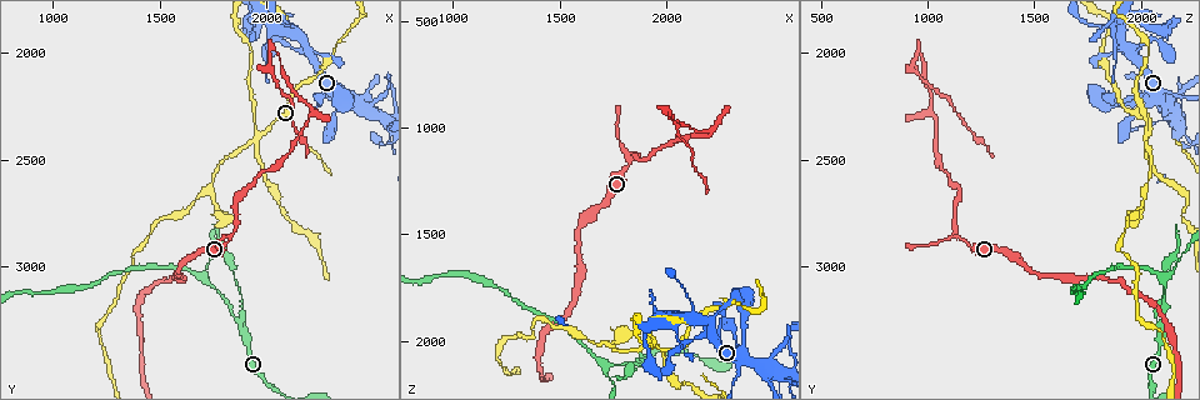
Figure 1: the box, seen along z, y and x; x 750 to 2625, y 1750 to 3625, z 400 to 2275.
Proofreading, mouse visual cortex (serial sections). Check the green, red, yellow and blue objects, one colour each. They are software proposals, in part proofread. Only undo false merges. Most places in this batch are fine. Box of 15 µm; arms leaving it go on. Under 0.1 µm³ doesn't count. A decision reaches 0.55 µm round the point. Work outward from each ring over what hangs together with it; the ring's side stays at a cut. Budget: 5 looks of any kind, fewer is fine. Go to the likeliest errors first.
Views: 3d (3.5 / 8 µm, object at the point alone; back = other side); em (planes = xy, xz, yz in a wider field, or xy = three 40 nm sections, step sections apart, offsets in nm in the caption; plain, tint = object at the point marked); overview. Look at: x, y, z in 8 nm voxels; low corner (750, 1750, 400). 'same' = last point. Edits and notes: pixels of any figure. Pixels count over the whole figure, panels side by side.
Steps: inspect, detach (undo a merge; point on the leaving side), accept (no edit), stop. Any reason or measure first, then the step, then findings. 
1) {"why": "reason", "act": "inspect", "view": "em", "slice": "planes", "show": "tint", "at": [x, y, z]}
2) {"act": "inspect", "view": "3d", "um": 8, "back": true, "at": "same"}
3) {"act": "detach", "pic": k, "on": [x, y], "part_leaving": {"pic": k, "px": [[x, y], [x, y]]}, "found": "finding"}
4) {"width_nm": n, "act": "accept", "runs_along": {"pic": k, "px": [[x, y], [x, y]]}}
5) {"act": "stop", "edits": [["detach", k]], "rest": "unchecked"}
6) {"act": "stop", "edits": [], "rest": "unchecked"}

{"why": "sharp bend", "act": "inspect", "view": "3d", "um": 3.5, "at": [1940, 2390, 2020]}

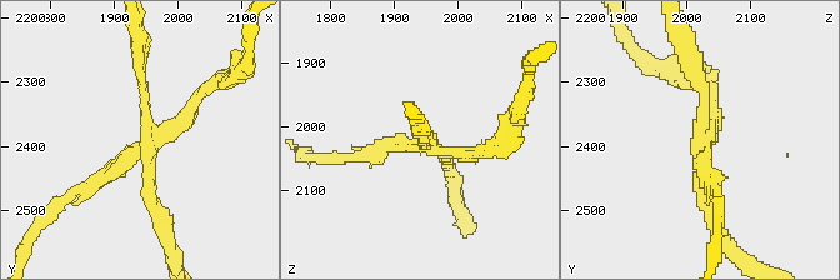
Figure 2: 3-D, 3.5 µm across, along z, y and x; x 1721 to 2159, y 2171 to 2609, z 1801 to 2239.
{"arms": 4, "arm_widths_nm": [150, 150, 150, 200], "act": "inspect", "view": "em", "slice": "xy", "step": 5, "show": "tint", "at": [1955, 2405, 2030]}

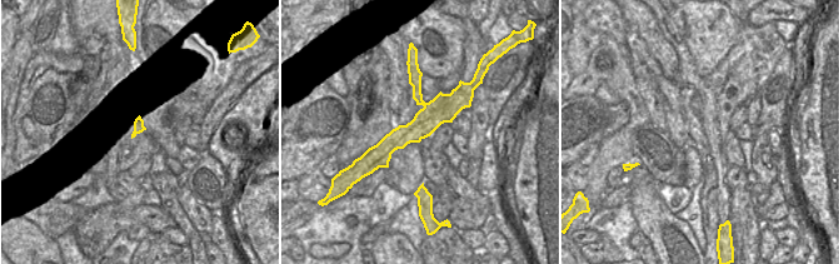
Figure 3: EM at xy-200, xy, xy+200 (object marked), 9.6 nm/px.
{"width_nm": 260, "act": "detach", "pic": 2, "on": [154, 201], "border": {"pic": 3, "px": [[427, 103], [423, 105]]}, "found": "a second cell is stuck on"}

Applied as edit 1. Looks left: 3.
{"why": "a fork", "act": "inspect", "view": "3d", "um": 3.5, "at": [1890, 3320, 2090]}

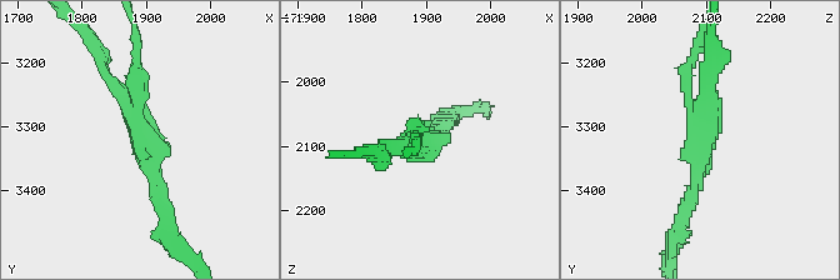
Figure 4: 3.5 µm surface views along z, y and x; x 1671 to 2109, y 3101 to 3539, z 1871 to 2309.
{"arms": 3, "arm_widths_nm": [150, 150, 150], "act": "inspect", "view": "em", "slice": "xy", "step": 2, "show": "tint", "at": [1895, 3305, 2100]}

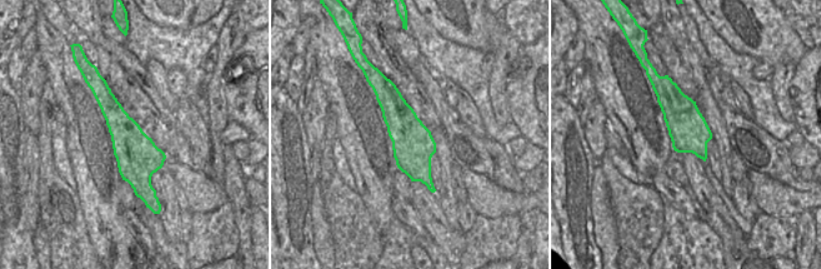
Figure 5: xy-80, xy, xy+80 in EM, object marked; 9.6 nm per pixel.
{"act": "inspect", "view": "em", "slice": "planes", "show": "tint", "at": "same"}

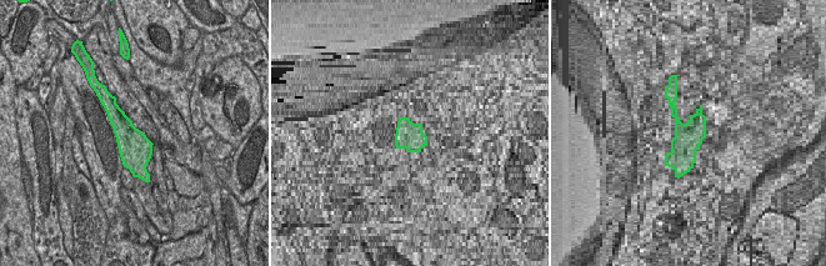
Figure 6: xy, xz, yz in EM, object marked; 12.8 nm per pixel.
{"act": "detach", "pic": 4, "on": [135, 64], "part_leaving": {"pic": 4, "px": [[138, 108], [138, 35]]}, "found": "two cells meet here"}

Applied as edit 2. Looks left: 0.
{"act": "stop", "edits": [["detach", 2], ["detach", 4]], "rest": "unchecked"}

